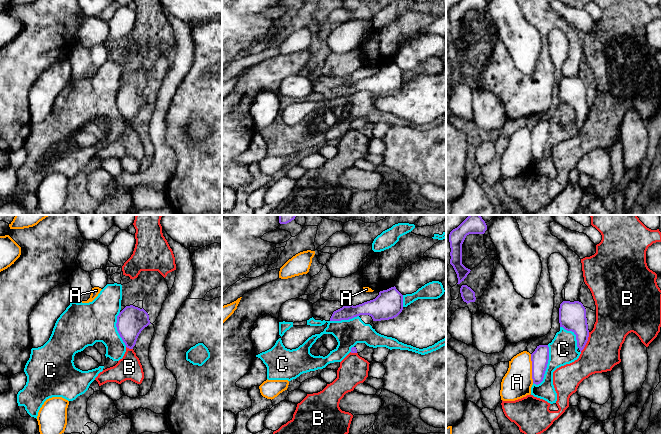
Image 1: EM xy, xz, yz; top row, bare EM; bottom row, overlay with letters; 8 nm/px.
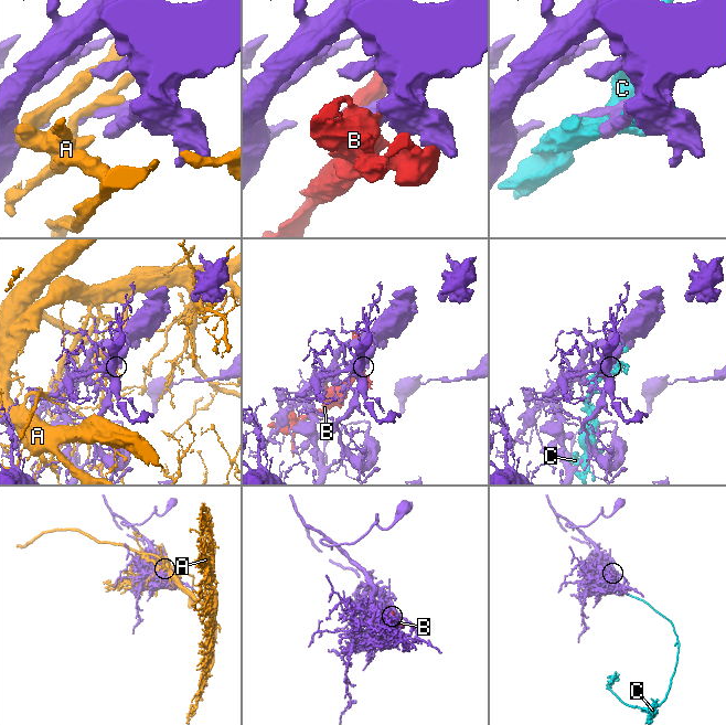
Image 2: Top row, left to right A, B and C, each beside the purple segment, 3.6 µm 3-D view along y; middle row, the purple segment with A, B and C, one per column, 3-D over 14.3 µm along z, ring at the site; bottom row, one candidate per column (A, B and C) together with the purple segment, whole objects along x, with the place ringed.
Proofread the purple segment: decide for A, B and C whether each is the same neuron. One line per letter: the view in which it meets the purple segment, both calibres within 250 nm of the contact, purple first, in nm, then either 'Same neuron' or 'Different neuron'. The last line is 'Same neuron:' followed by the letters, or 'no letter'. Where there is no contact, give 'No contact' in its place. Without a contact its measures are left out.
A: Touches purple in yz. Thickness 140 nm (purple) against 240 nm. Different neuron
B: Touches purple in yz. Thickness 220 nm (purple) against 300 nm. Different neuron
C: Touches purple in yz. Thickness 140 nm (purple) against 220 nm. Different neuron
Same neuron: no letter

